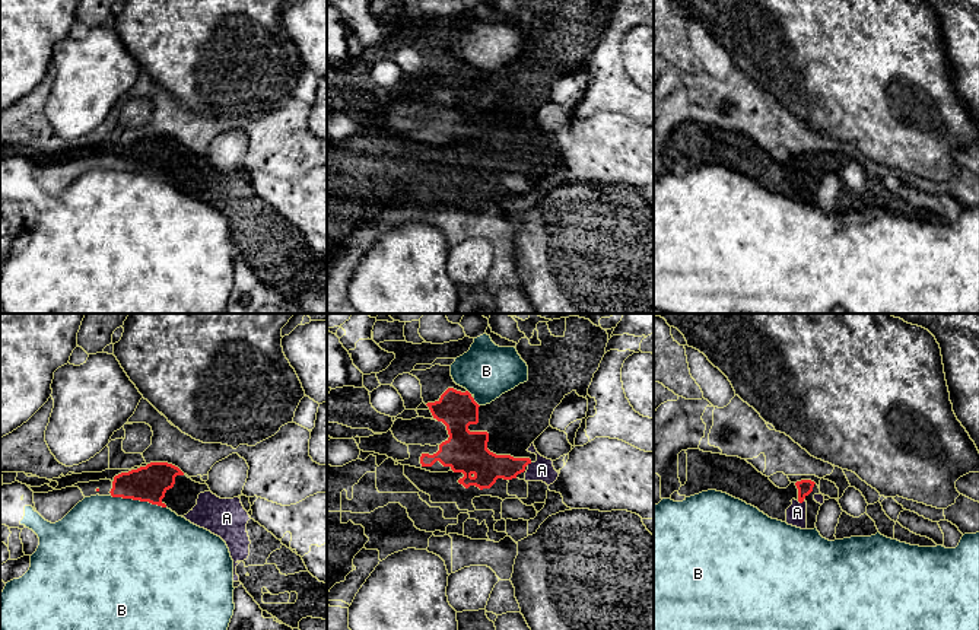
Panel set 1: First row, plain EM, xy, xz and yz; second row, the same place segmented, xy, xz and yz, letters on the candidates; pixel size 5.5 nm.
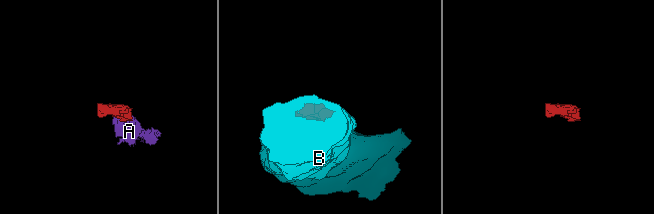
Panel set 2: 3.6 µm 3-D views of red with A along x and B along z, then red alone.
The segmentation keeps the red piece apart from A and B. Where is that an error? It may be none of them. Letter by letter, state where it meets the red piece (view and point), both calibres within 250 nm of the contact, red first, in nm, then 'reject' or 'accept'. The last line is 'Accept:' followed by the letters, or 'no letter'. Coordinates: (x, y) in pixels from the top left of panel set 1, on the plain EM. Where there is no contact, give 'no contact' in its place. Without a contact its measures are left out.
A: meets red in yz at (801, 175); 80 nm thick on the red side, 110 nm on the other; accept
B: meets red in xy at (139, 172); 200 nm thick on the red side, 480 nm on the other; reject
Accept: A

